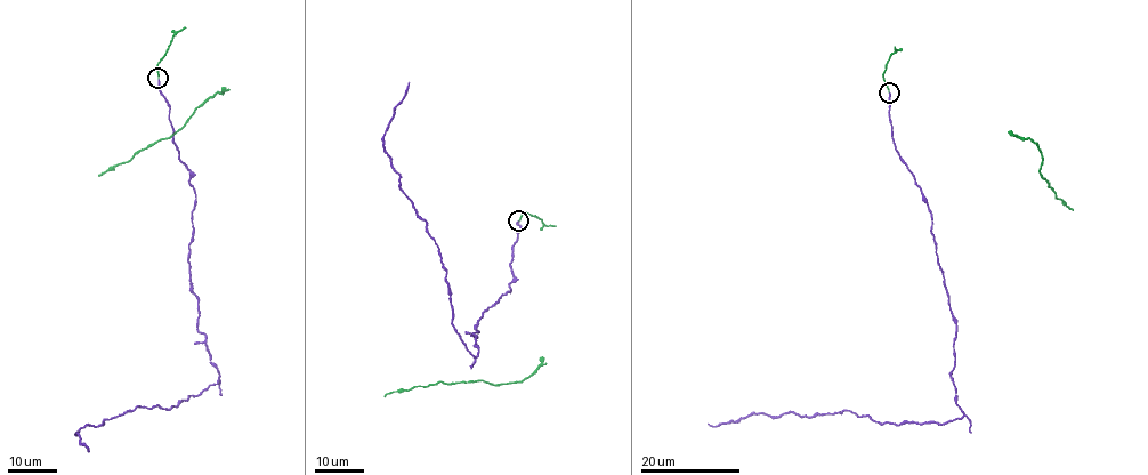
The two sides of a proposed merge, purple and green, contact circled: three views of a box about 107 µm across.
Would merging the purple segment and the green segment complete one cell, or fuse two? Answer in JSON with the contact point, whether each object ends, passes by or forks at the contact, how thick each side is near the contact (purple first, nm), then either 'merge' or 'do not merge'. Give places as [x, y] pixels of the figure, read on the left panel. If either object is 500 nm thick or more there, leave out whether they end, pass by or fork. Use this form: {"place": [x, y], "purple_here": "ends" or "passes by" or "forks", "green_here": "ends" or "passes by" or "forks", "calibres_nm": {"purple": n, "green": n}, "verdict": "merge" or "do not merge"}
{"place": [158, 78], "purple_here": "ends", "green_here": "ends", "calibres_nm": {"purple": 190, "green": 140}, "verdict": "merge"}

